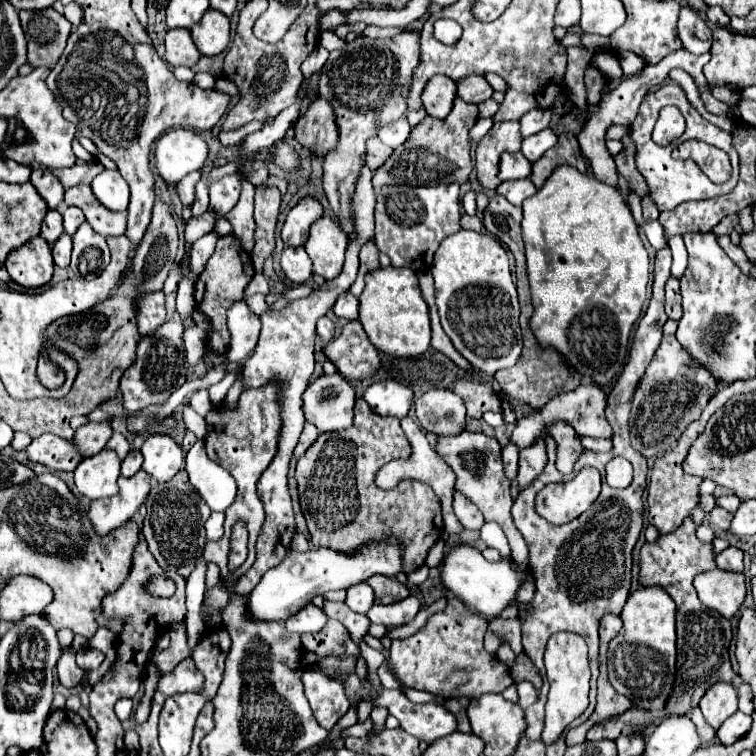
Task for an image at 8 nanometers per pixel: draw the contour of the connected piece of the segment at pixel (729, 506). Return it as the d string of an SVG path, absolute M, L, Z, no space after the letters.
M729 493L729 495L721 495L721 497L717 499L717 505L721 505L723 509L727 509L727 511L735 513L735 511L737 511L737 507L741 505L741 501L739 501L739 497L737 497L737 495Z

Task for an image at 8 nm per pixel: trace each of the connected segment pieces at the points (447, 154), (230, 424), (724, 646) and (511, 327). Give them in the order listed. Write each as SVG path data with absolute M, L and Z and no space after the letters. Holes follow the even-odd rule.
M455 99L453 111L447 115L447 119L433 119L425 117L417 127L413 127L411 137L407 143L397 147L393 155L383 163L375 175L373 175L373 185L379 189L381 185L443 185L443 183L467 183L469 173L473 169L471 165L471 141L469 141L469 131L475 125L479 115L477 105L465 103L463 99Z
M267 383L267 387L259 387L255 391L245 389L241 393L235 409L229 409L225 401L213 403L211 411L205 417L205 421L207 421L207 437L205 437L207 455L213 461L217 455L217 463L235 477L237 487L239 487L235 503L225 511L225 535L215 543L207 543L207 547L203 551L203 557L207 561L215 561L221 567L223 581L227 581L227 583L233 583L237 577L241 577L255 561L255 539L257 539L259 529L265 519L263 503L259 501L259 497L255 493L255 483L261 477L261 473L269 467L269 463L275 455L275 437L279 437L279 395L277 393L279 393L279 387L275 387L275 383ZM237 521L243 521L249 531L249 545L247 545L249 555L241 567L231 571L227 565L227 555L229 555L229 543L231 543L231 529Z
M689 515L683 519L681 527L673 533L659 535L655 543L645 543L639 555L639 585L643 587L663 587L677 605L677 681L673 693L667 701L665 713L691 713L697 707L701 695L717 681L729 681L739 689L739 711L751 715L753 695L751 687L731 669L729 643L731 643L731 623L723 615L705 607L693 587L693 577L701 571L715 569L715 551L711 543L701 541L697 535L697 523Z
M461 229L443 239L431 265L439 319L455 349L481 373L493 377L499 369L513 367L521 355L519 297L511 277L509 259L493 237Z

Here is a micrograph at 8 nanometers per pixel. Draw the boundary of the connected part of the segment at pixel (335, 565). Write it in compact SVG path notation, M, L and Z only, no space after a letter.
M387 539L383 543L371 543L363 545L355 555L351 553L339 553L333 549L311 549L307 553L289 551L287 557L273 569L269 569L263 579L253 587L253 591L247 595L247 613L251 621L259 623L285 623L291 615L295 615L299 609L303 609L307 603L313 601L317 595L325 595L333 589L349 589L351 585L357 585L371 575L397 575L401 571L401 549L397 539Z

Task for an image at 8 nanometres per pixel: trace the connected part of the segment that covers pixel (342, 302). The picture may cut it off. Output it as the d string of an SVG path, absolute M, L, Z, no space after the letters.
M343 293L343 295L339 295L337 303L333 305L333 311L337 317L357 319L357 307L359 307L359 299L351 293Z

